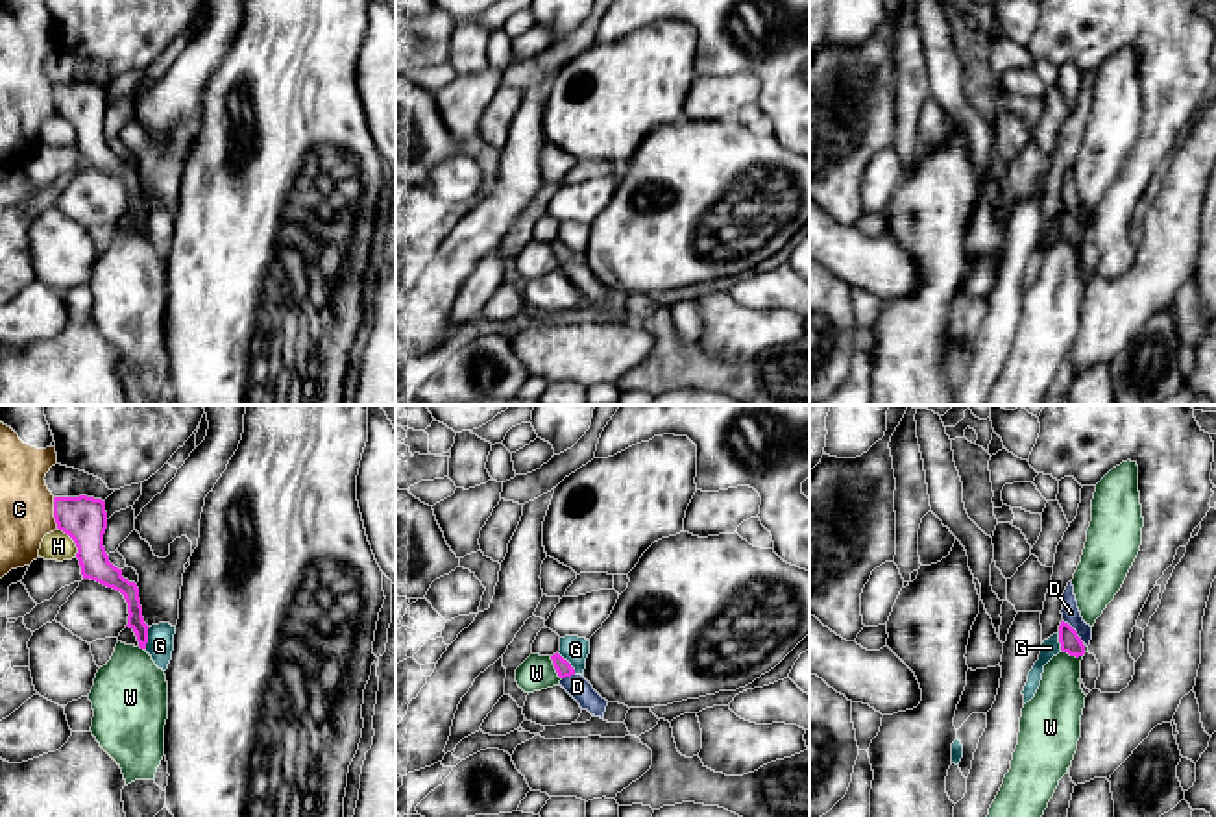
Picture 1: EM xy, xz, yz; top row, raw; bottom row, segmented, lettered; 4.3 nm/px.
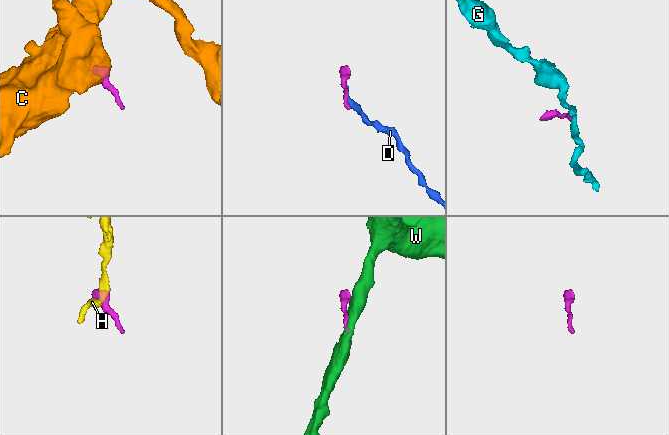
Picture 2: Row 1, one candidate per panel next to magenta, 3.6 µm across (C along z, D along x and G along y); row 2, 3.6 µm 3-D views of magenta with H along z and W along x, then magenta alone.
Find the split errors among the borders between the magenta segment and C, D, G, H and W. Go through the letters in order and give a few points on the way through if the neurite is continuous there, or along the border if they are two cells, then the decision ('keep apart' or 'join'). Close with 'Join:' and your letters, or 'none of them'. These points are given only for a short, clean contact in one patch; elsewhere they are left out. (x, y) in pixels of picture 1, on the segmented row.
C: border xy (52, 498), (52, 516), (58, 527); keep apart
D: border yz (1063, 620), (1083, 642); keep apart
G: border xz (557, 653), (575, 673); keep apart
H: border xy (58, 527), (72, 540), (76, 557); keep apart
W: border yz (1085, 646), (1080, 657), (1070, 657), (1061, 649); keep apart
Join: none of them

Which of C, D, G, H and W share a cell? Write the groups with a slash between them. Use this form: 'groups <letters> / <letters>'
groups C / D / G / H / W

